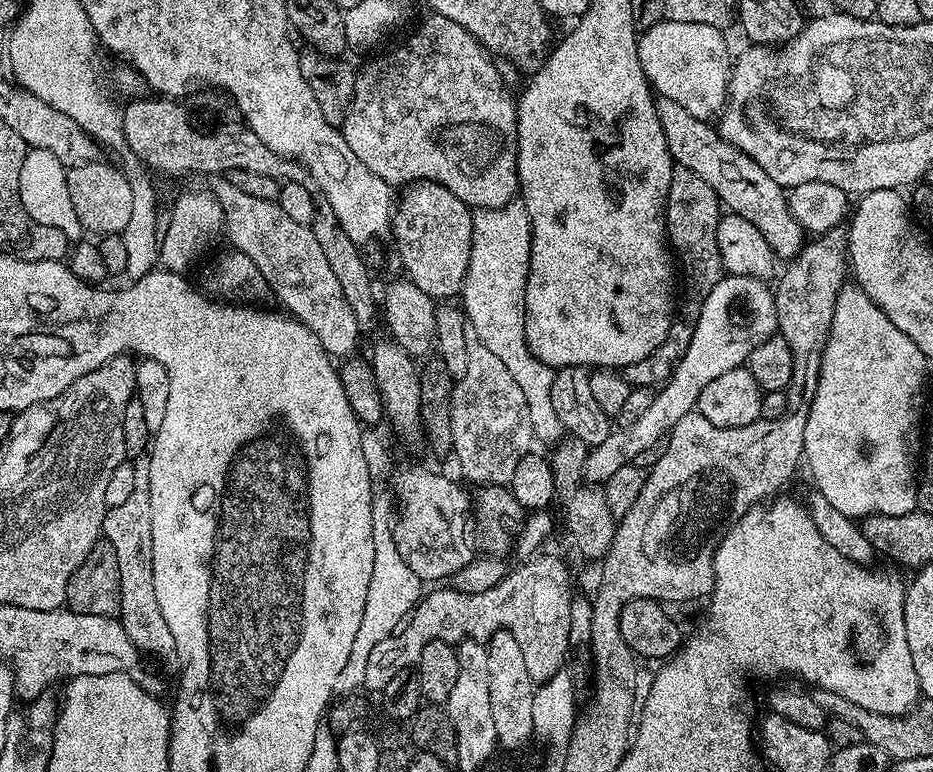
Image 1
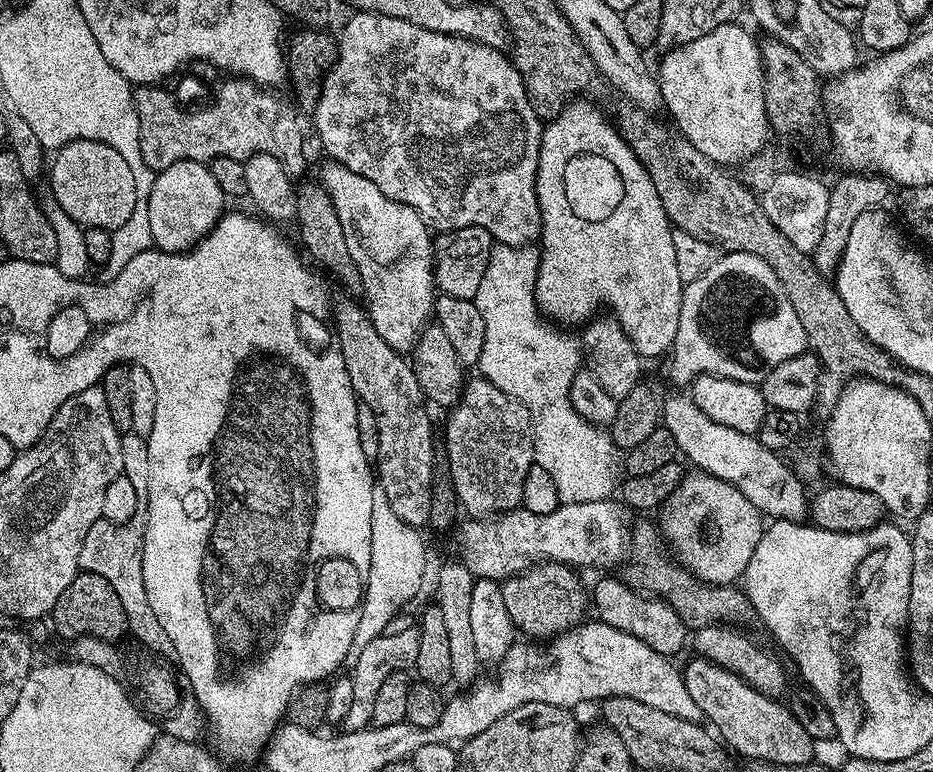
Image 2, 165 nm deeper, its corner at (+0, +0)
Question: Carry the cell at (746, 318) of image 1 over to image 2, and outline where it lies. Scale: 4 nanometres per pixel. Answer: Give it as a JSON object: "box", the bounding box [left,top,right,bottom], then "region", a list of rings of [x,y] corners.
{"box":[670,251,808,385],"region":[[[725,251],[723,255],[724,257],[721,260],[714,261],[709,268],[707,265],[699,275],[687,281],[684,285],[682,310],[678,318],[678,334],[670,352],[670,357],[672,356],[672,380],[676,384],[691,385],[697,376],[726,376],[729,380],[759,385],[765,374],[770,370],[774,370],[774,366],[778,366],[778,362],[786,362],[786,358],[794,358],[808,348],[808,331],[802,326],[802,318],[798,318],[798,310],[794,310],[782,282],[778,282],[778,274],[774,274],[772,267],[762,258],[758,258],[749,252]]]}

